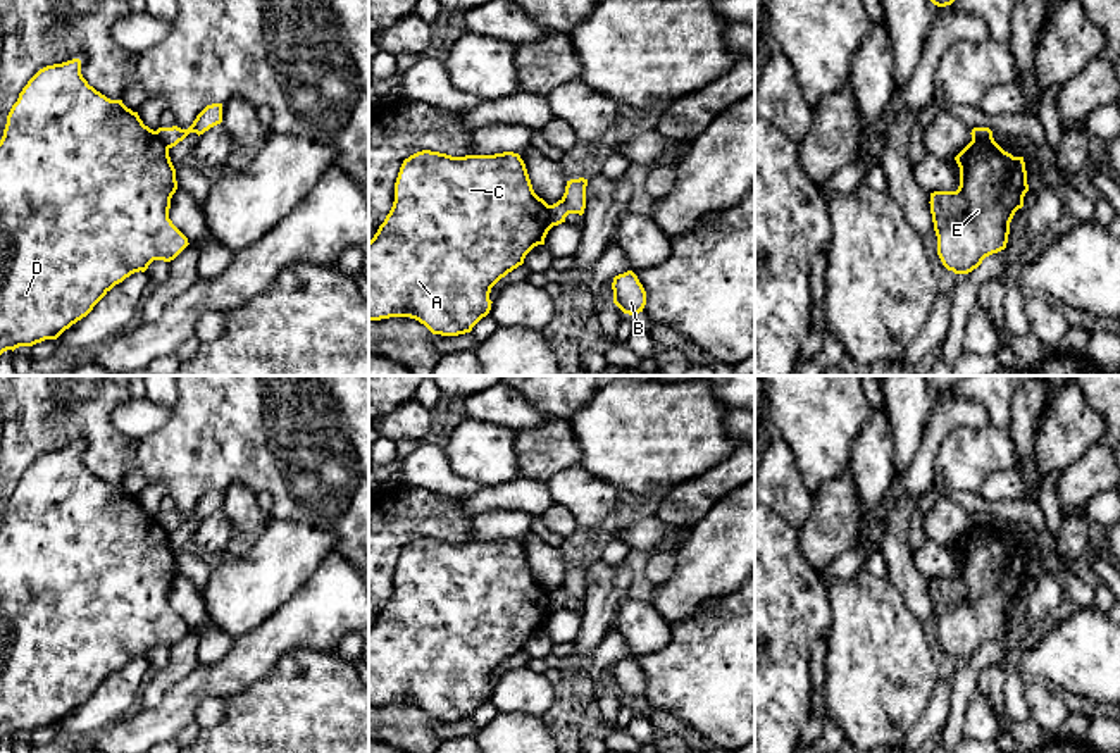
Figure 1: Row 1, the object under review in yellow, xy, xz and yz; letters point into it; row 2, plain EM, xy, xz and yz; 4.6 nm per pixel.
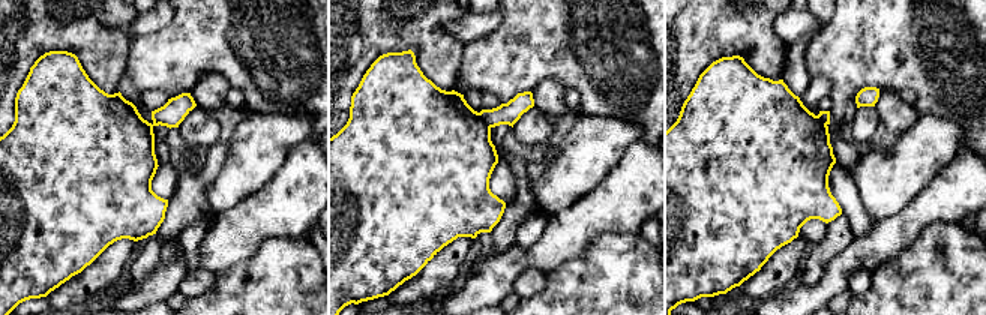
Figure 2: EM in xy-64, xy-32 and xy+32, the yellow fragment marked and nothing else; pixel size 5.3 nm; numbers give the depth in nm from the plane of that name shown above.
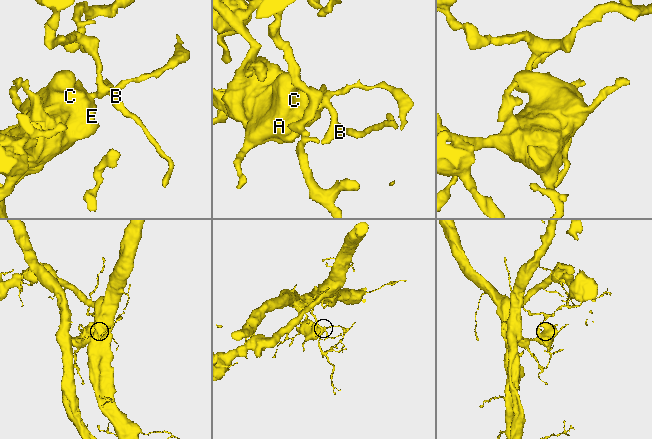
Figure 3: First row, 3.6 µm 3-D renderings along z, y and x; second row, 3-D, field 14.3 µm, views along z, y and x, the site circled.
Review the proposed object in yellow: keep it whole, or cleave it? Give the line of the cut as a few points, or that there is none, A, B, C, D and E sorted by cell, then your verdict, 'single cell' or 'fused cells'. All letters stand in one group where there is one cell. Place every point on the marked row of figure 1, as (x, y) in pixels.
xz (548, 205), (552, 226) | A C D E / B | fused cells

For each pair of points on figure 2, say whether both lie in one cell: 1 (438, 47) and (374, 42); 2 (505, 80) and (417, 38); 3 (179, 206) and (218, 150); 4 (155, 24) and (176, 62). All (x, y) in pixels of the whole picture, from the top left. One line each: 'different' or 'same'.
1: same
2: different
3: same
4: different

